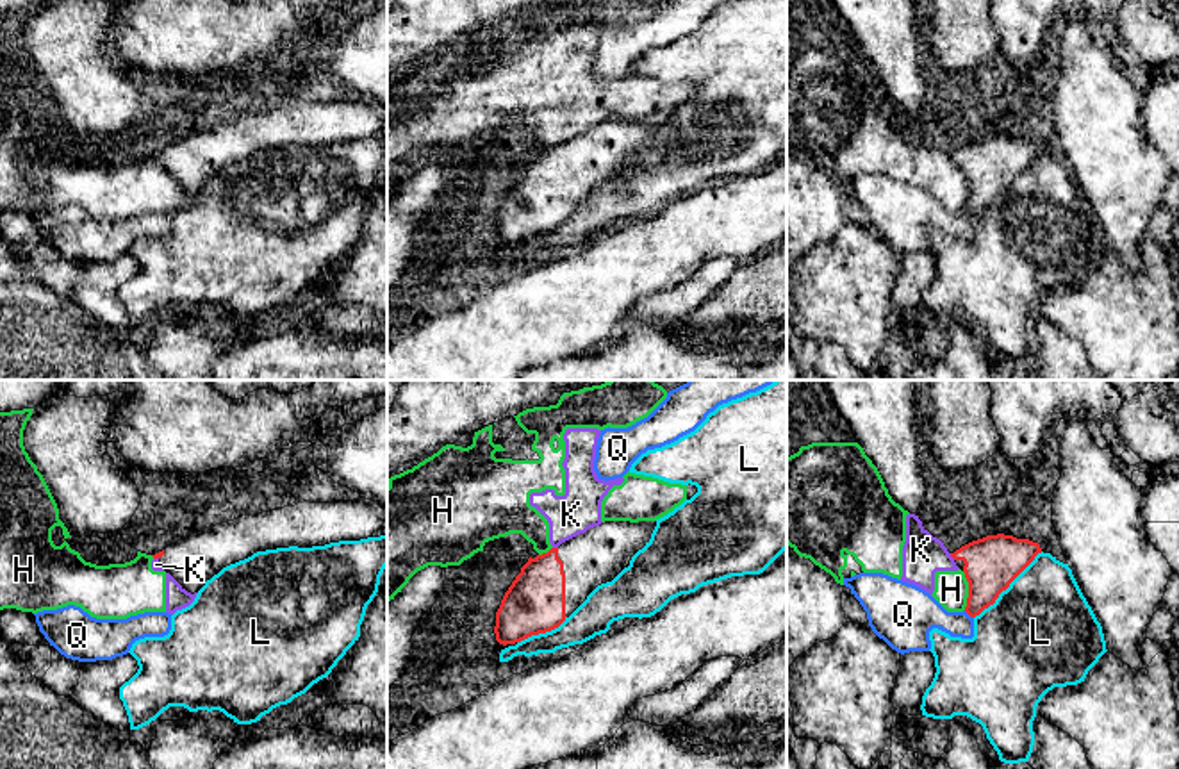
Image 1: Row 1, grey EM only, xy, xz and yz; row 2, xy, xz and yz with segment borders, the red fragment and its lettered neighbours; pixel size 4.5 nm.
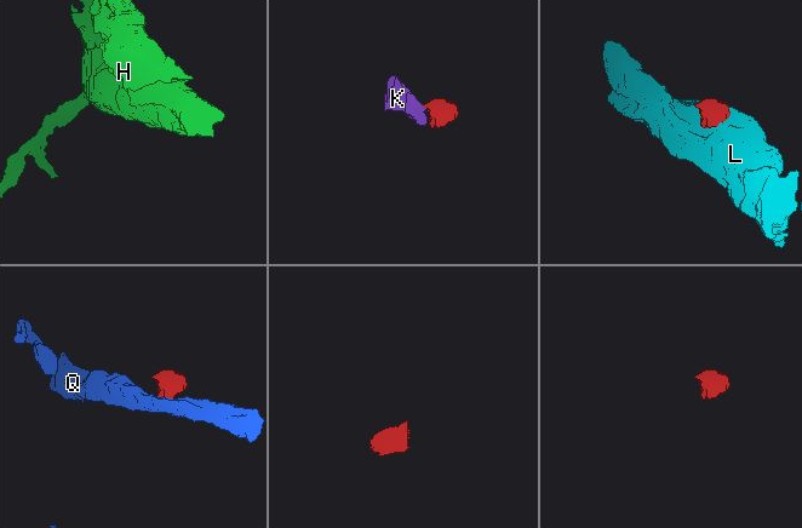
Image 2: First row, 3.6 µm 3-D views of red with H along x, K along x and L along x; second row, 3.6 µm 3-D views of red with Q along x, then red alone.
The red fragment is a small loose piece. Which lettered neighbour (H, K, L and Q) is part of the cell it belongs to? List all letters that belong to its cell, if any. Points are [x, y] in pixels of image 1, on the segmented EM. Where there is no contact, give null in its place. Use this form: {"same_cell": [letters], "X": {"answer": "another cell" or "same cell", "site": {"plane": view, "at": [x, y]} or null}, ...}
{"same_cell": [], "H": {"answer": "another cell", "site": {"plane": "yz", "at": [969, 591]}}, "K": {"answer": "another cell", "site": {"plane": "yz", "at": [953, 557]}}, "L": {"answer": "another cell", "site": {"plane": "yz", "at": [1008, 586]}}, "Q": {"answer": "another cell", "site": {"plane": "yz", "at": [969, 614]}}}

